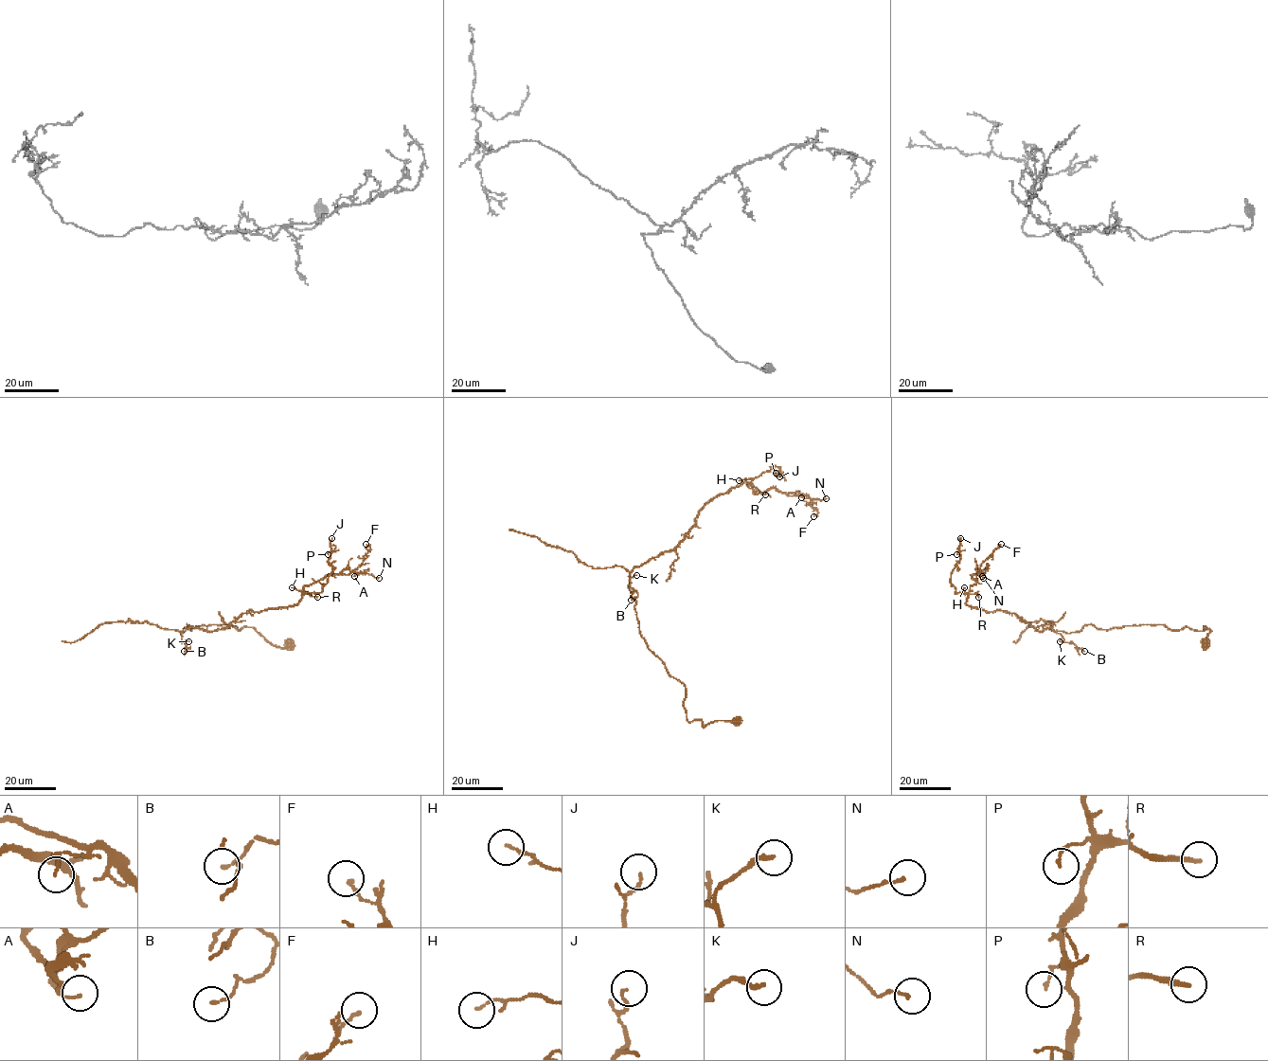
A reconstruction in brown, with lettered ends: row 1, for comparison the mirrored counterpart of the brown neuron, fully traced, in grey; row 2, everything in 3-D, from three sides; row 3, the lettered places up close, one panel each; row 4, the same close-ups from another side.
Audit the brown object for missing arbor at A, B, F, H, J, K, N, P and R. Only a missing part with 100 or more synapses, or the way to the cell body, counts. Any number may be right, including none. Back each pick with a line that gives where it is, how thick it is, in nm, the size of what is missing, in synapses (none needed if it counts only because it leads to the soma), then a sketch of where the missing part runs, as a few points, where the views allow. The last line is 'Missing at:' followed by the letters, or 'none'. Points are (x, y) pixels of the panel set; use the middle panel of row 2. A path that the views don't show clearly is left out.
Missing at: none

